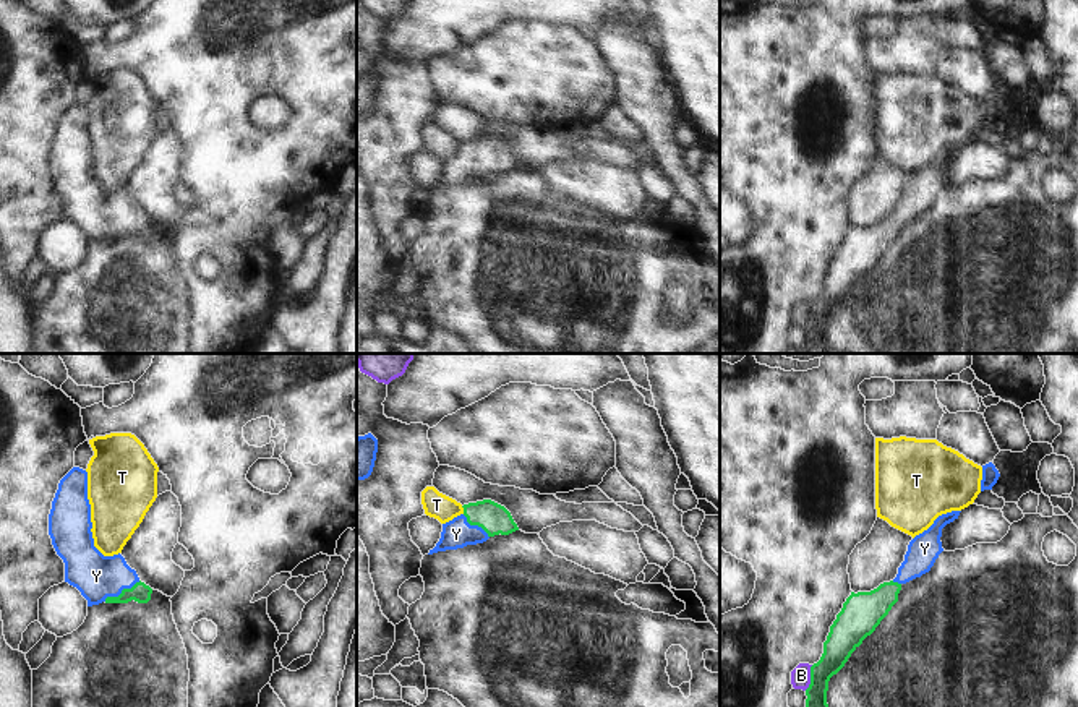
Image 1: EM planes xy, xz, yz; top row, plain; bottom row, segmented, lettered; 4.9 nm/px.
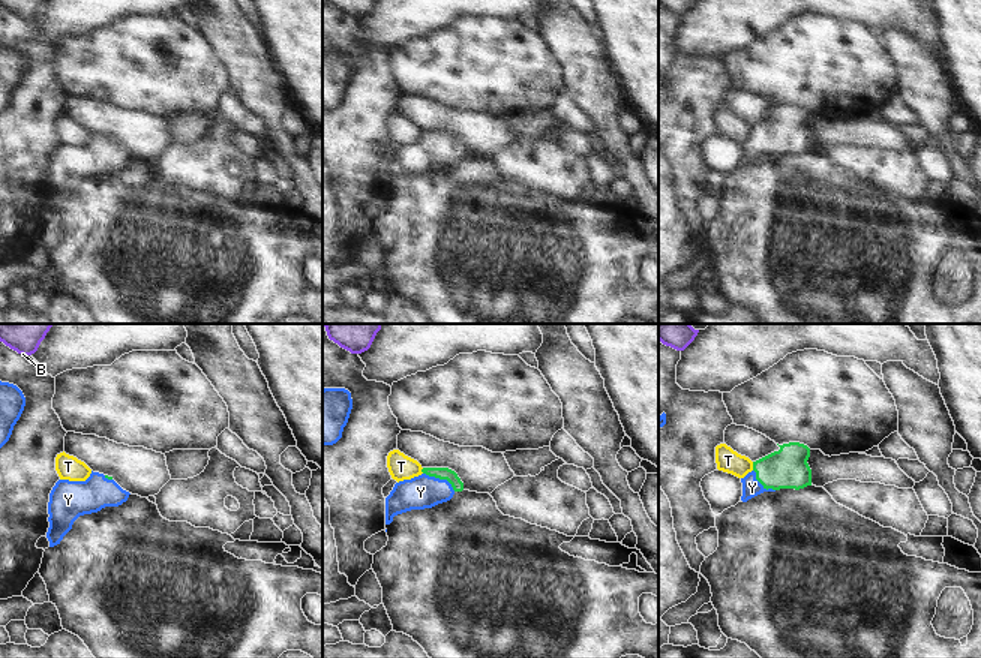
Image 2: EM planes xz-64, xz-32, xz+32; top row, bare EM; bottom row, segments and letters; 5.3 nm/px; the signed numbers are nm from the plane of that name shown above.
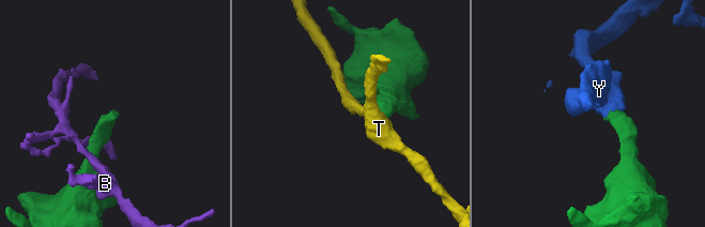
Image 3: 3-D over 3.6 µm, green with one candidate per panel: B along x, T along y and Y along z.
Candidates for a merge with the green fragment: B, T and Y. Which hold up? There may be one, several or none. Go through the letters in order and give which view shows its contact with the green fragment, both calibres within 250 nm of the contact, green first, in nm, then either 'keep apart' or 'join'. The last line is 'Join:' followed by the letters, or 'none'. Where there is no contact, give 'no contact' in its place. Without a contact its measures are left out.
B: yz | 160/100 nm | keep apart
T: xz | 150/130 nm | keep apart
Y: xy | 100/220 nm | join
Join: Y

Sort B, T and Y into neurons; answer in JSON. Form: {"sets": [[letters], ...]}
{"sets": [["B"], ["T"], ["Y"]]}

